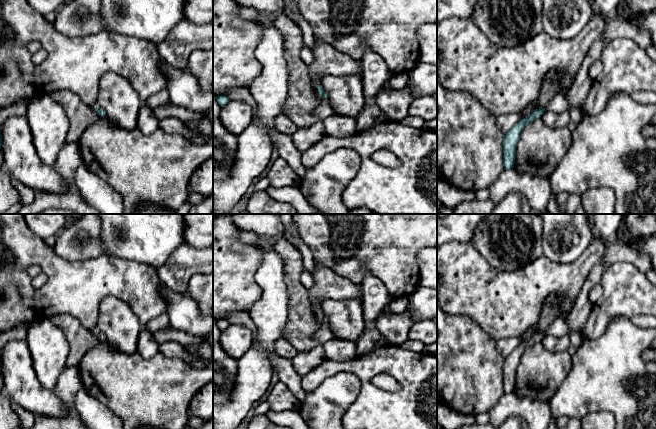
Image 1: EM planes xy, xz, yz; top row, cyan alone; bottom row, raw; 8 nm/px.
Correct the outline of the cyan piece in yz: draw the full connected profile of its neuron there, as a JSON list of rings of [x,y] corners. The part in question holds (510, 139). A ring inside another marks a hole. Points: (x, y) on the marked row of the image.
[[[536,109],[531,115],[526,118],[521,119],[517,124],[515,124],[507,133],[503,136],[503,166],[505,170],[511,170],[515,164],[516,158],[516,147],[520,134],[524,127],[532,122],[533,120],[541,117],[545,112],[545,109]]]

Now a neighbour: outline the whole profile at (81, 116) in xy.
[[[63,89],[57,90],[51,94],[51,97],[64,109],[66,115],[69,119],[69,130],[67,133],[67,142],[68,143],[77,143],[80,139],[83,132],[94,122],[96,122],[100,118],[106,118],[104,116],[100,116],[96,109],[86,105],[77,94],[74,92]]]

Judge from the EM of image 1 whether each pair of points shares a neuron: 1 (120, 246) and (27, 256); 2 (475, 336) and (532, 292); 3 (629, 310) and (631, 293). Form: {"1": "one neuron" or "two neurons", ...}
{"1": "two neurons", "2": "two neurons", "3": "one neuron"}

